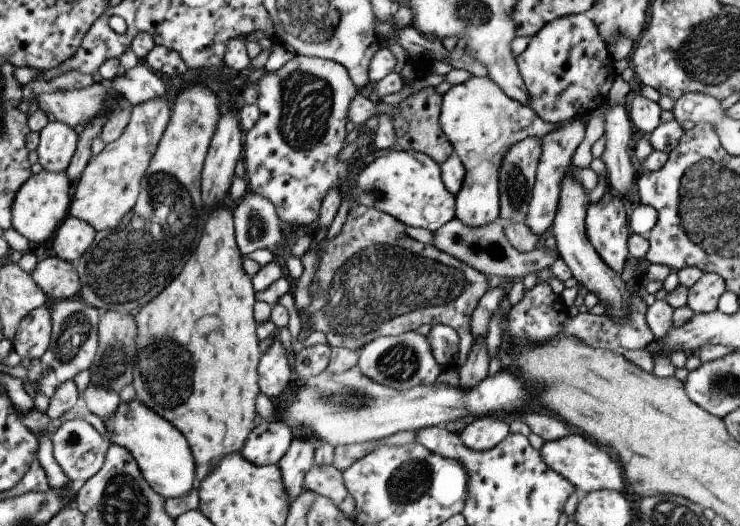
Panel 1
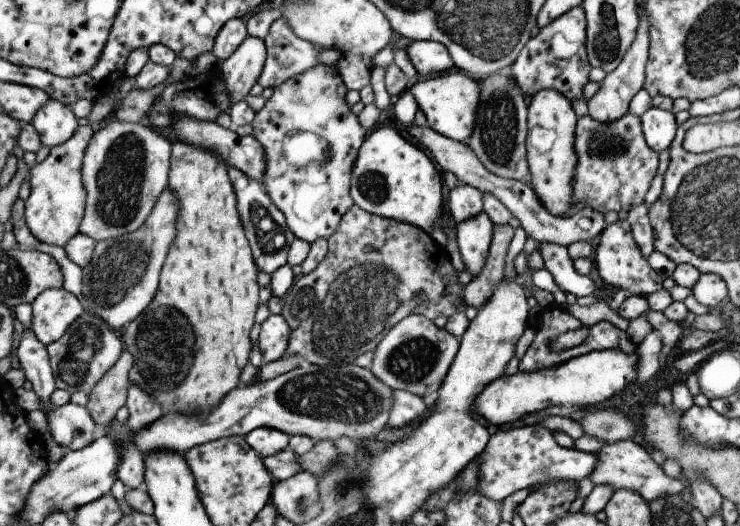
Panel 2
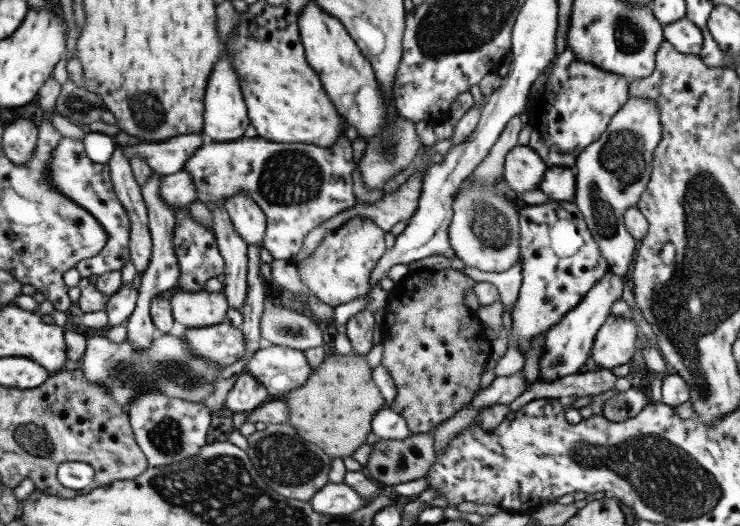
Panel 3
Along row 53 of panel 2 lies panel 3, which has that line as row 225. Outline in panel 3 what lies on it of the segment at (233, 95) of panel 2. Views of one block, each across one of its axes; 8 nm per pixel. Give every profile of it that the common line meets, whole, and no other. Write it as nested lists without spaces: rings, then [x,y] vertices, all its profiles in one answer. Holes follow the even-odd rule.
[[[240,191],[225,200],[224,207],[232,219],[234,229],[242,240],[250,245],[263,244],[267,227],[267,218],[260,205],[248,193]]]

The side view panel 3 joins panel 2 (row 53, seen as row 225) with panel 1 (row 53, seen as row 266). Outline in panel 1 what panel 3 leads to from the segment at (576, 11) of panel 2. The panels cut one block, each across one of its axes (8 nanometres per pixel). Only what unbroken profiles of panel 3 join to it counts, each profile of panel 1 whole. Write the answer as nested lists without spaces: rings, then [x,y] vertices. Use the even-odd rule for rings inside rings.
[[[585,13],[545,24],[515,59],[529,92],[530,108],[553,125],[584,117],[601,104],[608,104],[609,90],[617,77],[614,60],[596,25]]]

